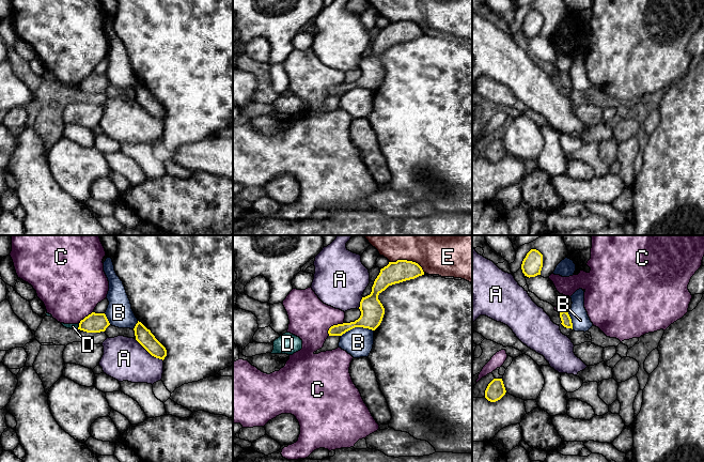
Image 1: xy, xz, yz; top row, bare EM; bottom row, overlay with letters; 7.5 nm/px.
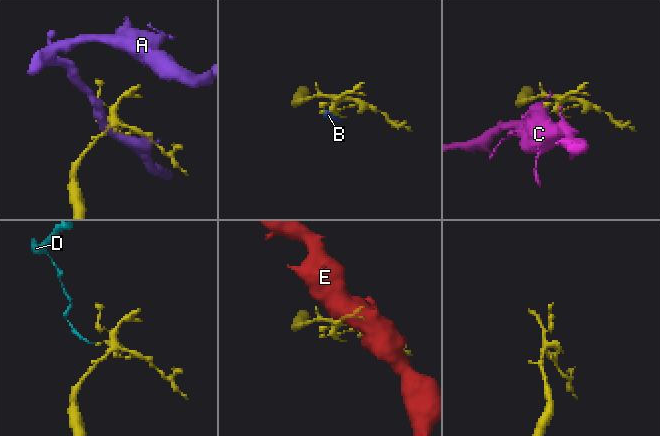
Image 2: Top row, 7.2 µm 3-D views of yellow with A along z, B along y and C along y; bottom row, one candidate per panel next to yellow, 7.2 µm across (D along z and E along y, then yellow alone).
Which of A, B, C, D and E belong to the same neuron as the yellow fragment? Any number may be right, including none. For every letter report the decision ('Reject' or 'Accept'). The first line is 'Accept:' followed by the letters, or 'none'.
Accept: none
A: Reject
B: Reject
C: Reject
D: Reject
E: Reject

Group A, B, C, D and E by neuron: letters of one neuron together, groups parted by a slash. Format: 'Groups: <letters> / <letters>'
Groups: A / B D / C / E

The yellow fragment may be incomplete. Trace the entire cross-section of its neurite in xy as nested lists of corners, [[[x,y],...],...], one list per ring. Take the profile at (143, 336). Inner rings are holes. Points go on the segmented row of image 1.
[[[138,321],[135,328],[136,340],[154,357],[165,359],[166,348],[155,338],[155,336],[141,322]]]

